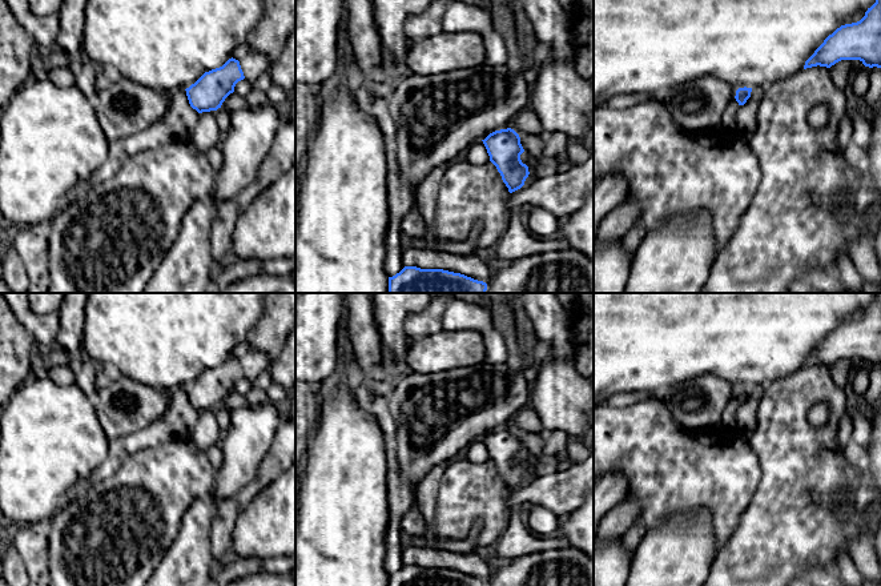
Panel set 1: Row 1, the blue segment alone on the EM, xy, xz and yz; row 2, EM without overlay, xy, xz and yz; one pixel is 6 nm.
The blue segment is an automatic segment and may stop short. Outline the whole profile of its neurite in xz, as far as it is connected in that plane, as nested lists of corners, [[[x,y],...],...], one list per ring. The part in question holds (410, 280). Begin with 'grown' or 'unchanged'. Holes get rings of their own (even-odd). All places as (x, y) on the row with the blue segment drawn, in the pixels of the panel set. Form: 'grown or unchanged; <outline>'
unchanged; [[[405,266],[389,277],[389,293],[486,293],[487,284],[443,269]]]

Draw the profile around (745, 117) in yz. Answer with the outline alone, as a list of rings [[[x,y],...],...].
[[[764,87],[752,88],[751,97],[744,105],[736,111],[737,135],[745,140],[751,140],[757,127],[757,108],[761,101]]]

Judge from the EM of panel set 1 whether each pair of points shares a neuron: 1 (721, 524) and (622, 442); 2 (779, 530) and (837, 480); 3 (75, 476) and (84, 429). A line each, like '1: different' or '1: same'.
1: same
2: same
3: same

